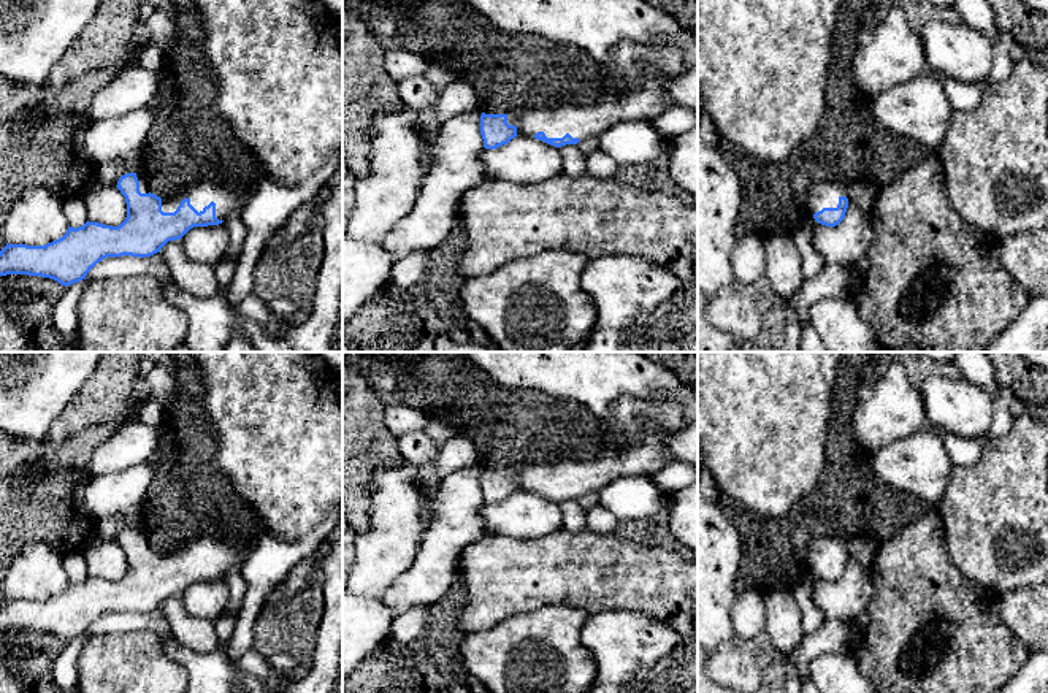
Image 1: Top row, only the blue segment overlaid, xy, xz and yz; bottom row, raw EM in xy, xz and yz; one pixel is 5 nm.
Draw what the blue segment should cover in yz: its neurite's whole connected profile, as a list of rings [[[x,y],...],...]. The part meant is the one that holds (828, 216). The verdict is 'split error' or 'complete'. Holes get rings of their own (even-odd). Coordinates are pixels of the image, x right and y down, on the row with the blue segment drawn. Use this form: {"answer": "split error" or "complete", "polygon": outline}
{"answer": "split error", "polygon": [[[839,182],[815,184],[807,197],[809,216],[826,227],[839,225],[845,217],[847,208],[845,186]]]}

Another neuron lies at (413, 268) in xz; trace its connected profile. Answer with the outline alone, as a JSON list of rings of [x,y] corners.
[[[426,251],[409,254],[403,260],[393,263],[392,282],[400,287],[417,285],[426,278],[428,268],[430,254]]]

